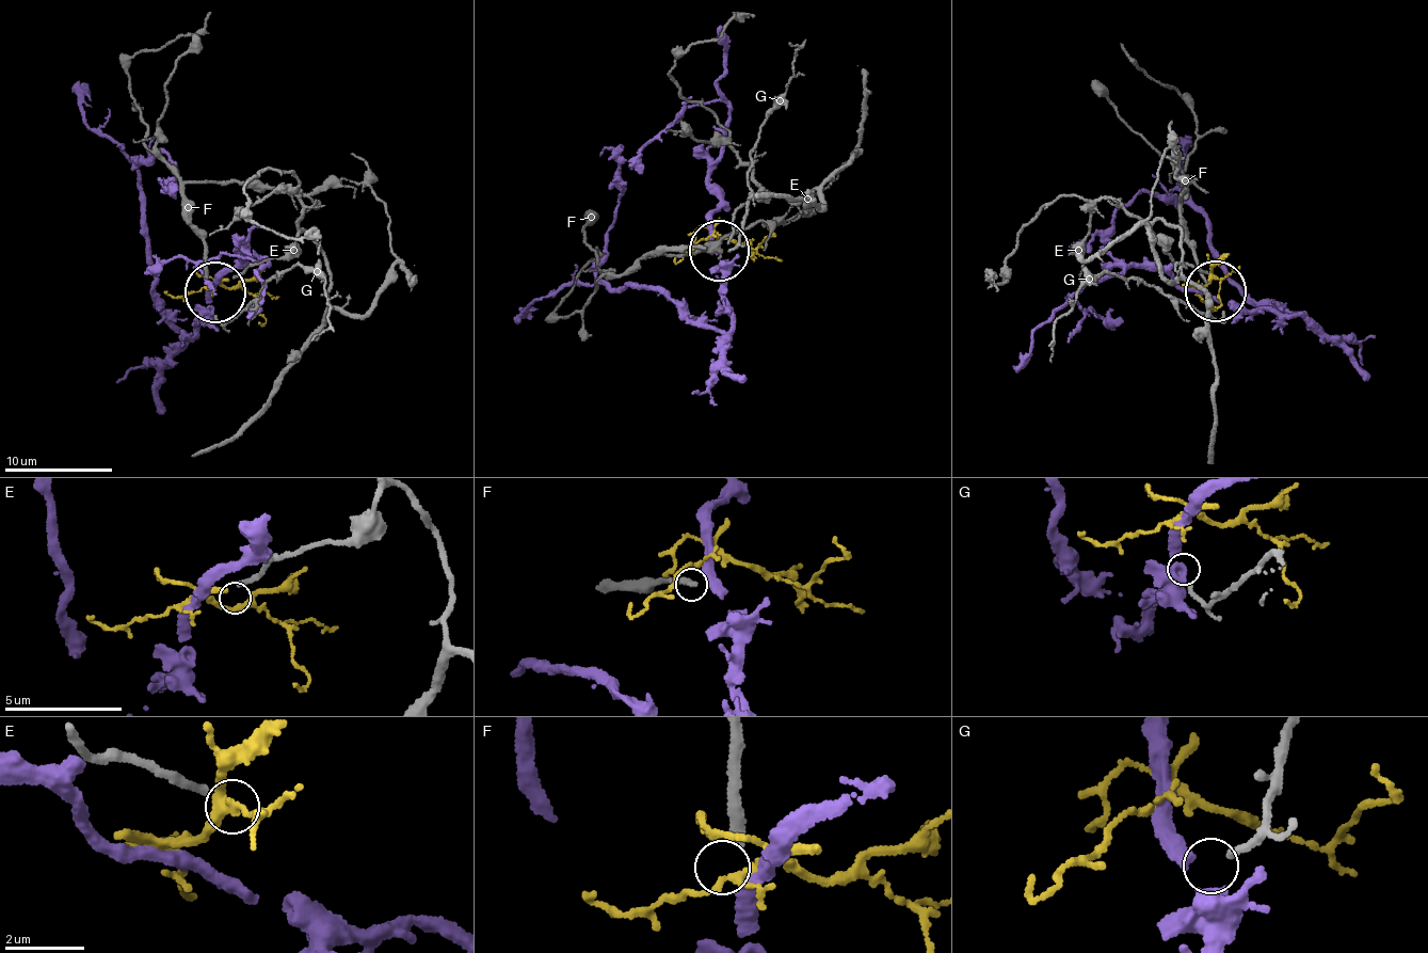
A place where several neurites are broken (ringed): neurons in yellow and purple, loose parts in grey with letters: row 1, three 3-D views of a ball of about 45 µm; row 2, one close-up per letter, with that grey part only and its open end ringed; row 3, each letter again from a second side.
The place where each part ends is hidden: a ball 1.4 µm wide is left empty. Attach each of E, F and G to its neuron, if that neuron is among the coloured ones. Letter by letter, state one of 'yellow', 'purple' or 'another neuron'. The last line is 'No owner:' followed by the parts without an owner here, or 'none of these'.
E: another neuron
F: another neuron
G: purple
No owner: E, F

